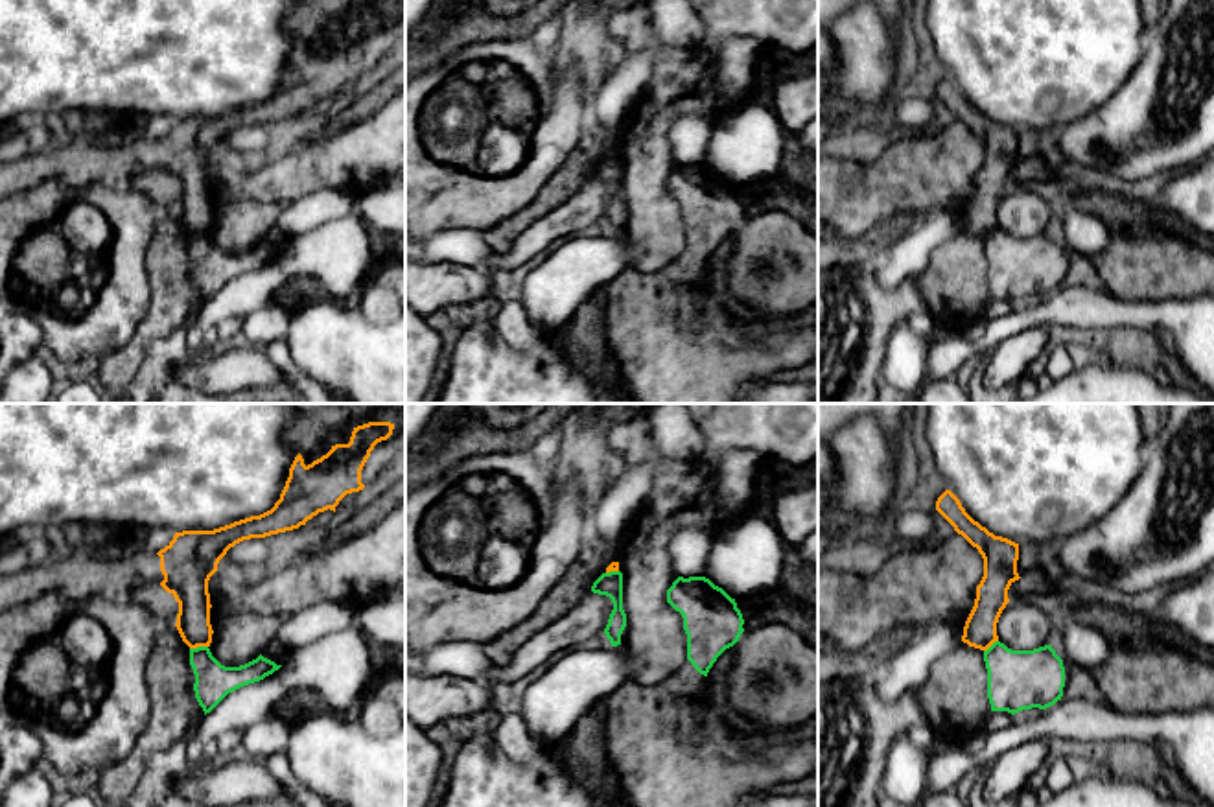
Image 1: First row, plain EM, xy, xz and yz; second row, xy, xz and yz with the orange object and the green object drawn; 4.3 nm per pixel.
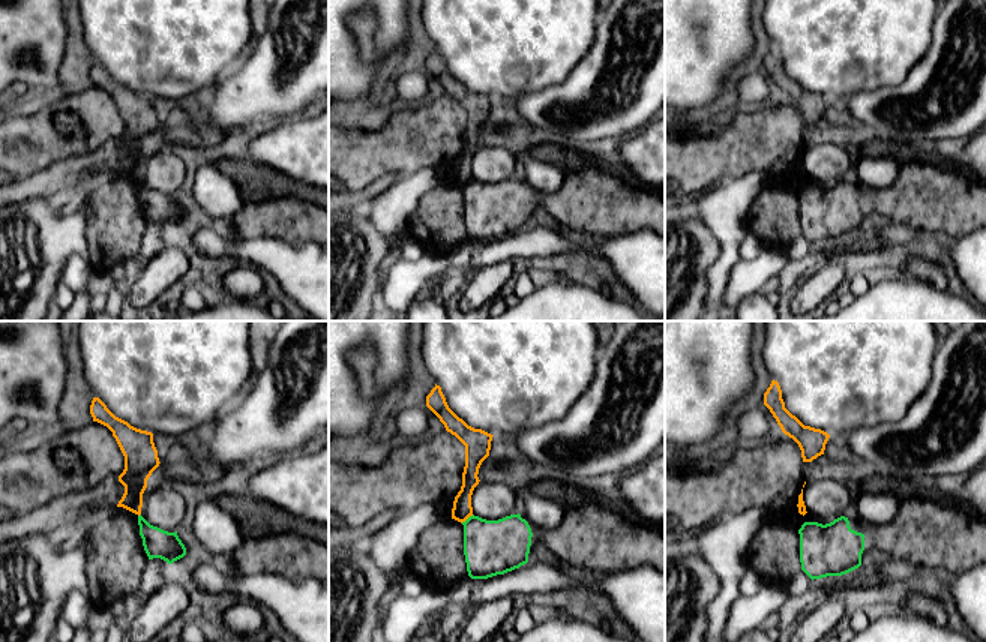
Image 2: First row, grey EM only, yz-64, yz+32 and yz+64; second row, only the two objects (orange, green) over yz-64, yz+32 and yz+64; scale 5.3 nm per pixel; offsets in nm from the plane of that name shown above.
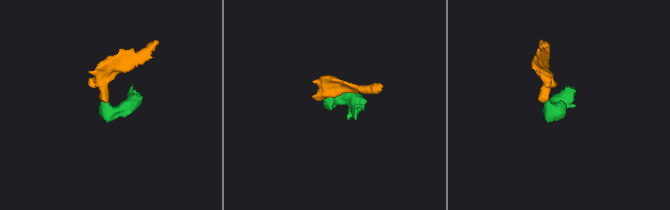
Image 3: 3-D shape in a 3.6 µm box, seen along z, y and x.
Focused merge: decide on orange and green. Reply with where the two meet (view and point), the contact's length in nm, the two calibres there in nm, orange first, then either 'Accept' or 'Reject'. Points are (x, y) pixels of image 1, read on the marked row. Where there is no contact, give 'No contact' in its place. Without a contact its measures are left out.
Touches orange at xy (198, 645). Shared border 80 nm. Thickness 160 nm (orange) against 160 nm. Reject

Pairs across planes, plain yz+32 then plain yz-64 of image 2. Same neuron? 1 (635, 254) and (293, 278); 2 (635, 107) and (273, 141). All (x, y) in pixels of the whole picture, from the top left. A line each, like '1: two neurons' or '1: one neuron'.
1: one neuron
2: two neurons

